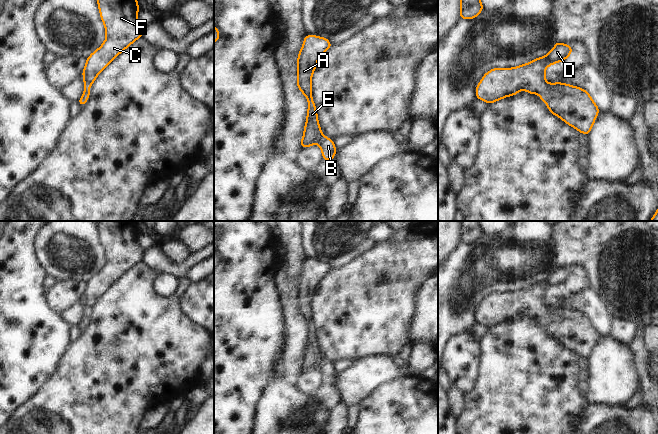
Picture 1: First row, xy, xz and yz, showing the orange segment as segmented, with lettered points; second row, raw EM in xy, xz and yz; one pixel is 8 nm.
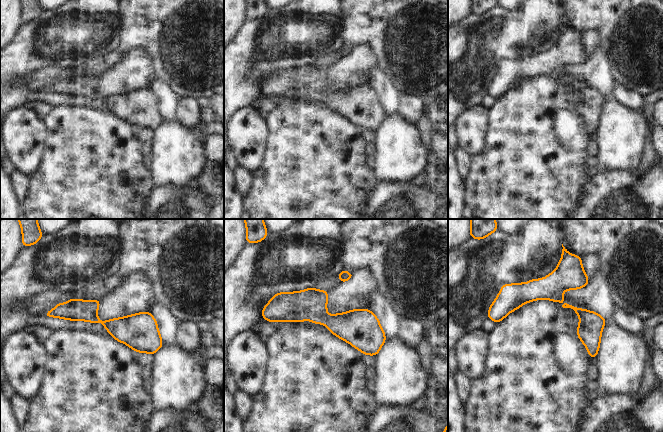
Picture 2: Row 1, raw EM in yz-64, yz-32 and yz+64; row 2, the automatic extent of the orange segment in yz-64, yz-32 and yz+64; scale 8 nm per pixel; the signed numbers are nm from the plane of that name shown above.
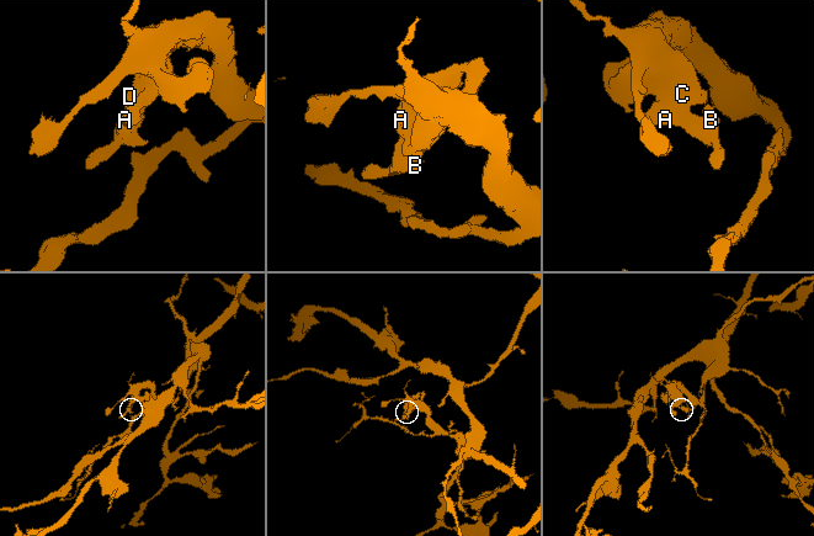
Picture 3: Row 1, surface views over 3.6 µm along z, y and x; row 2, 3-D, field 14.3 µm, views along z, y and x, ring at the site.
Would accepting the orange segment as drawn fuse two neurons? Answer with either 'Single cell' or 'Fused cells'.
Single cell.

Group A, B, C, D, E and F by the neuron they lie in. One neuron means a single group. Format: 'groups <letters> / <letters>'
groups A B C D E F

